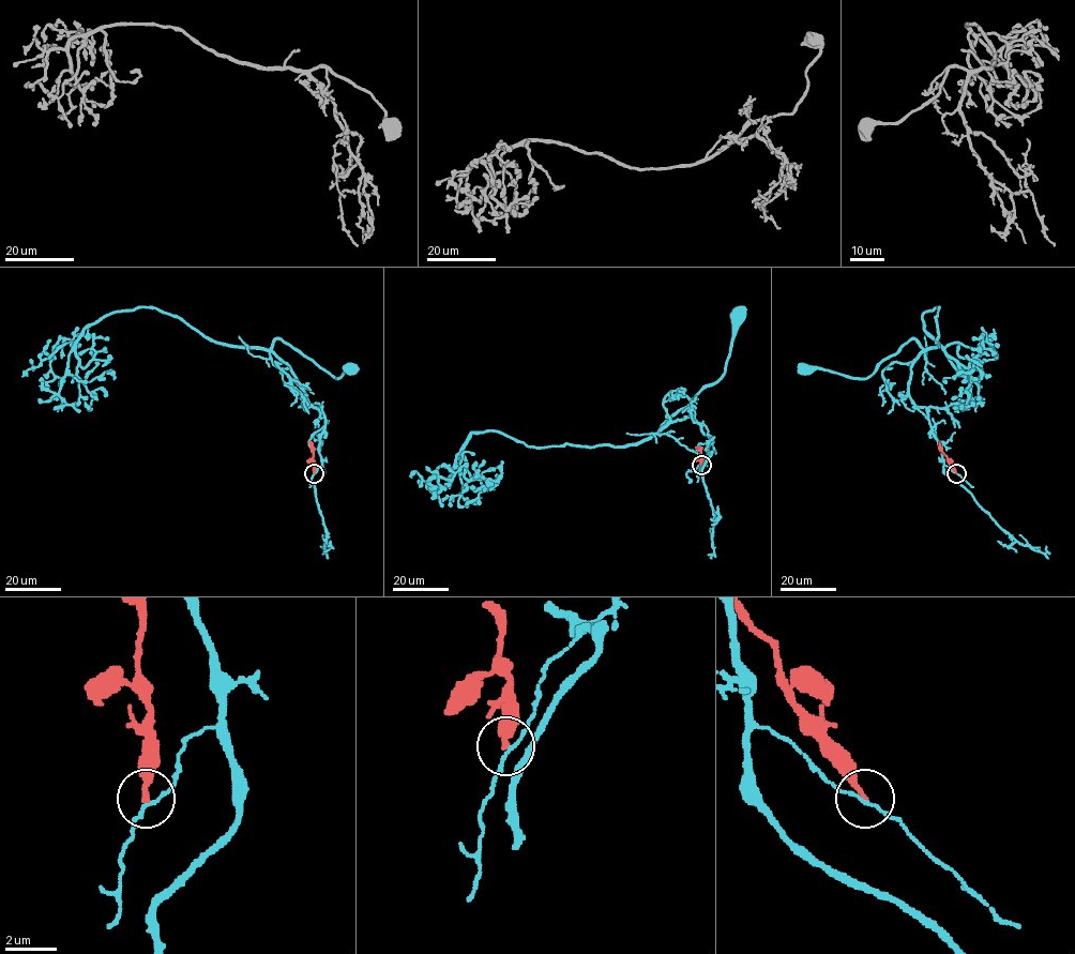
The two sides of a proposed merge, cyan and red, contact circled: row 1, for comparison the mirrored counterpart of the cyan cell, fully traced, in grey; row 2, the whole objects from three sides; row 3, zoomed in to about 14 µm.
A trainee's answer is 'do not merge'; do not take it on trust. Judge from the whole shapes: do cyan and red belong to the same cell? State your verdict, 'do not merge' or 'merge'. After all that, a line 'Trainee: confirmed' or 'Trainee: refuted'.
do not merge
Trainee: confirmed

